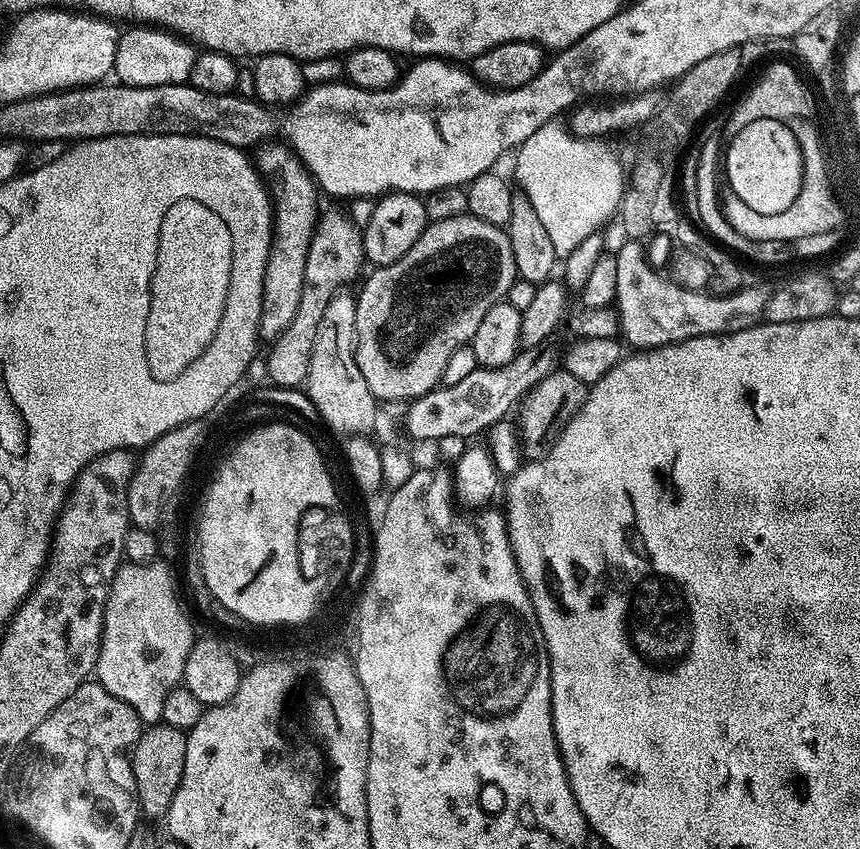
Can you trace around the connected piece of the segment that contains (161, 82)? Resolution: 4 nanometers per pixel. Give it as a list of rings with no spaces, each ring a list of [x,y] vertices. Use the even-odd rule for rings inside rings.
[[[128,26],[118,35],[118,46],[114,50],[112,76],[126,86],[166,86],[186,84],[190,66],[194,66],[197,49],[189,41],[165,32],[155,26]]]

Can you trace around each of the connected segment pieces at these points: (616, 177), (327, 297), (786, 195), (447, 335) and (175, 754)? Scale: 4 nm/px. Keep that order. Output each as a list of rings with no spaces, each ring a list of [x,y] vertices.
[[[553,122],[551,124],[543,124],[539,130],[534,134],[530,134],[530,138],[526,138],[526,142],[520,145],[518,151],[515,153],[516,156],[516,180],[515,183],[518,185],[519,191],[525,192],[530,198],[531,204],[534,206],[534,210],[538,214],[538,218],[542,218],[542,226],[546,226],[546,235],[550,237],[550,242],[554,245],[557,257],[566,258],[571,254],[583,240],[590,238],[591,236],[597,235],[601,231],[600,227],[607,222],[608,219],[613,219],[614,213],[619,209],[620,198],[624,194],[626,187],[626,172],[620,169],[620,160],[607,148],[603,139],[599,140],[584,140],[580,136],[573,136],[568,131],[567,127],[563,123]]]
[[[343,211],[340,212],[328,212],[319,217],[316,221],[316,233],[314,234],[314,238],[310,242],[310,254],[306,254],[306,283],[302,286],[302,302],[298,302],[298,314],[294,314],[294,322],[290,322],[290,326],[286,326],[286,330],[283,334],[276,337],[275,340],[271,341],[270,347],[272,348],[268,352],[268,376],[273,380],[274,383],[277,384],[280,388],[296,388],[305,383],[308,379],[308,371],[310,370],[310,354],[314,350],[314,334],[318,334],[318,322],[322,322],[322,314],[326,311],[326,306],[330,306],[330,302],[334,297],[341,295],[342,290],[347,289],[344,288],[348,283],[351,282],[352,279],[355,278],[356,275],[360,272],[360,267],[365,267],[366,257],[364,254],[364,238],[359,227],[356,227],[352,222],[352,217],[348,214],[345,214]]]
[[[753,120],[748,132],[740,132],[740,140],[732,147],[732,160],[726,163],[732,168],[731,195],[744,203],[745,209],[760,215],[778,215],[796,198],[803,182],[800,173],[801,153],[796,156],[796,136],[780,128],[780,120]]]
[[[471,214],[431,221],[418,238],[418,242],[414,242],[414,246],[410,246],[410,250],[406,250],[406,254],[402,254],[398,262],[382,264],[373,267],[371,271],[368,281],[361,286],[356,296],[356,361],[358,370],[362,370],[362,378],[366,378],[366,386],[370,386],[370,390],[380,402],[384,400],[411,402],[435,389],[444,379],[446,362],[450,362],[450,354],[454,354],[454,350],[471,345],[478,325],[482,323],[482,318],[486,318],[486,310],[490,310],[490,306],[501,303],[507,297],[510,286],[518,279],[514,266],[514,250],[510,250],[507,231],[499,224],[482,222],[482,218]]]
[[[157,722],[145,727],[135,744],[132,745],[130,759],[134,774],[134,786],[136,787],[136,796],[140,799],[140,811],[145,817],[167,817],[170,802],[174,800],[178,782],[182,780],[184,773],[187,741],[187,735],[182,730],[163,722]]]

